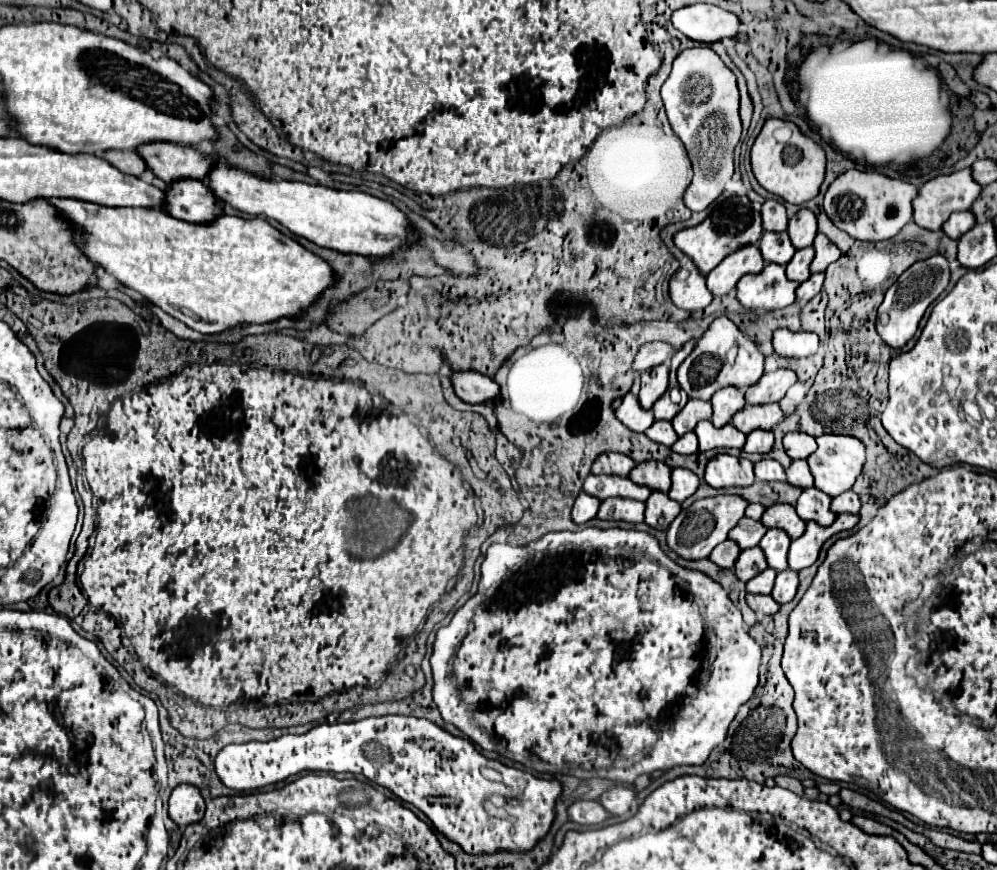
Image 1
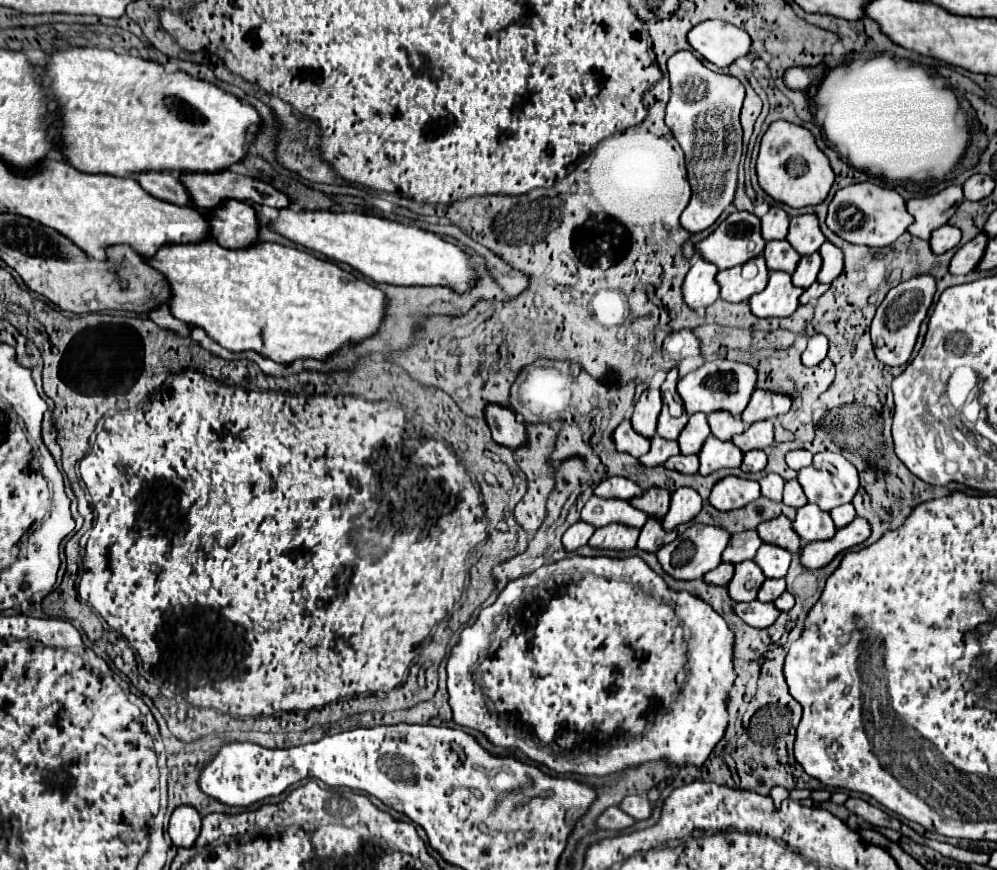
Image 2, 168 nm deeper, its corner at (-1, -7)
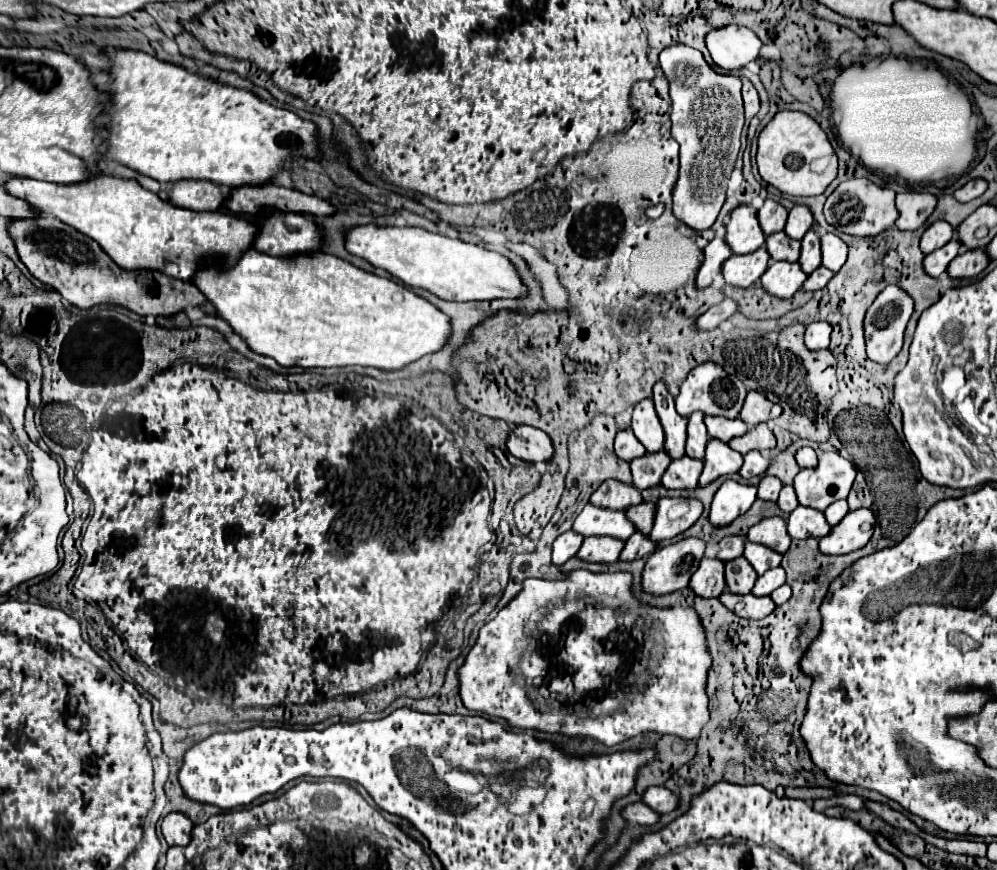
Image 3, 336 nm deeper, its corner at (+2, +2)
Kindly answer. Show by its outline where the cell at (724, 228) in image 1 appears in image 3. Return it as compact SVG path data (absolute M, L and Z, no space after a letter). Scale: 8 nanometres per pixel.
M738 206L726 226L726 242L734 254L750 254L758 250L766 236L758 224L754 206Z

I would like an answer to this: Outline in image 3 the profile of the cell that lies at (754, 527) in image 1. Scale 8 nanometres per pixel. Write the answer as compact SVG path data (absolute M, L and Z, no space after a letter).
M728 536L728 538L724 538L718 546L720 546L720 550L718 550L716 558L722 560L722 562L730 562L730 560L742 556L742 552L744 552L744 538Z

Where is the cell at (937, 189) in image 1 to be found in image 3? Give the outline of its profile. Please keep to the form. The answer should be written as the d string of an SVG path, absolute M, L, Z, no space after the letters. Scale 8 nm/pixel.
M918 192L896 194L896 210L900 214L896 220L896 228L898 230L920 228L934 208L936 208L936 196L932 194L924 194L924 192L922 194Z

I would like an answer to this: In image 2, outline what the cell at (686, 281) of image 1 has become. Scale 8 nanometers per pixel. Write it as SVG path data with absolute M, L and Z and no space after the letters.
M697 259L683 283L683 301L689 309L699 311L717 301L719 285L715 283L717 267L705 259Z

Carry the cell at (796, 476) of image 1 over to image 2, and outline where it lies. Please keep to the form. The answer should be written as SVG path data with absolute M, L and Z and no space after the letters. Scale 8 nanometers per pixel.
M791 479L785 483L785 493L783 493L783 503L791 505L795 509L803 507L803 503L807 503L807 497L803 493L803 487L799 485L797 479Z

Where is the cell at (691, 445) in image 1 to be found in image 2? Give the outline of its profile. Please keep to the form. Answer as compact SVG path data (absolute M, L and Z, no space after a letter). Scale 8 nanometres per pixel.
M675 455L675 457L669 457L665 461L665 467L667 469L675 469L679 473L697 473L699 469L699 459L697 455Z

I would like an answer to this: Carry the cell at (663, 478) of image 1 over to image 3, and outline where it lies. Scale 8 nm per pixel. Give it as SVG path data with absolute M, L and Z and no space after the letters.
M642 502L636 508L628 508L626 518L634 524L634 528L640 534L648 536L650 530L652 530L652 512L654 512L654 504L652 502Z

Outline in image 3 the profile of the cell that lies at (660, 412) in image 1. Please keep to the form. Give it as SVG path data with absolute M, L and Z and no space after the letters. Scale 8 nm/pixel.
M664 384L654 386L654 398L652 400L656 404L656 412L658 412L658 418L664 426L664 434L666 434L664 452L672 460L678 460L686 454L684 452L684 446L686 446L686 418L676 412L674 398L670 396L670 392L666 390Z

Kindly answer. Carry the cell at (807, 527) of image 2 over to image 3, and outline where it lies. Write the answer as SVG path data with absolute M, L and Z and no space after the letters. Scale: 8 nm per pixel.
M798 506L788 518L788 534L792 538L822 538L830 532L830 526L820 510Z

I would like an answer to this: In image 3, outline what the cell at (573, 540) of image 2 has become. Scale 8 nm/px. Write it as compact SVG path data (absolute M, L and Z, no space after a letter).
M564 532L556 538L554 542L554 550L552 550L552 564L554 566L562 566L564 562L568 562L572 556L576 556L576 552L582 546L582 536L576 536L576 532Z

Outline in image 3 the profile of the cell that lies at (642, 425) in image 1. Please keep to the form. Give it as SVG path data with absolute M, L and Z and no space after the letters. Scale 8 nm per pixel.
M628 428L628 430L620 430L616 434L616 442L614 442L614 450L616 450L616 456L622 458L624 462L632 462L634 458L640 458L644 456L644 446L636 440L634 432Z

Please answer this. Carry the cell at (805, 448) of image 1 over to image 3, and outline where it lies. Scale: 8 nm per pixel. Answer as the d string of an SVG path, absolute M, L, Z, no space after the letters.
M800 448L796 452L796 462L800 468L816 468L818 466L818 456L812 448Z

